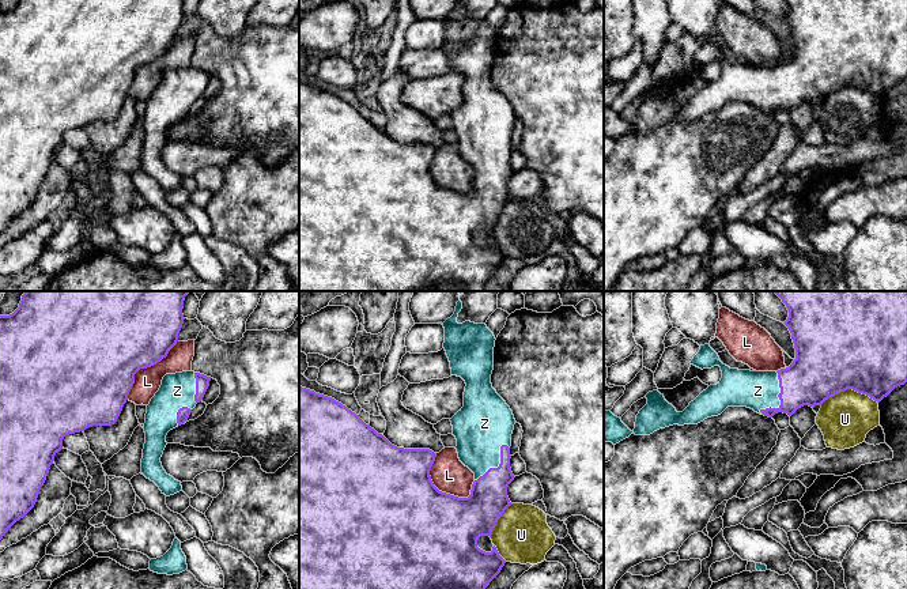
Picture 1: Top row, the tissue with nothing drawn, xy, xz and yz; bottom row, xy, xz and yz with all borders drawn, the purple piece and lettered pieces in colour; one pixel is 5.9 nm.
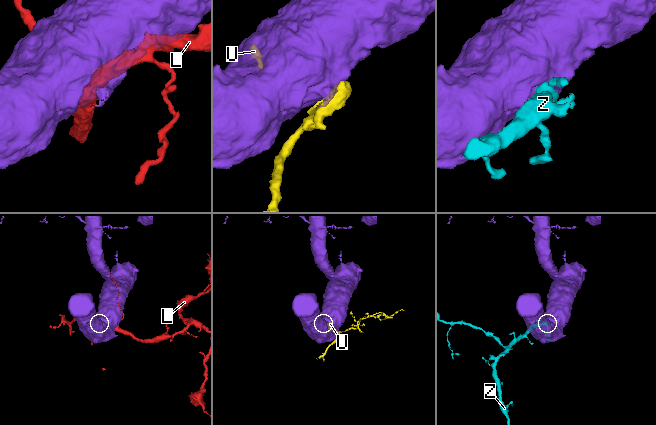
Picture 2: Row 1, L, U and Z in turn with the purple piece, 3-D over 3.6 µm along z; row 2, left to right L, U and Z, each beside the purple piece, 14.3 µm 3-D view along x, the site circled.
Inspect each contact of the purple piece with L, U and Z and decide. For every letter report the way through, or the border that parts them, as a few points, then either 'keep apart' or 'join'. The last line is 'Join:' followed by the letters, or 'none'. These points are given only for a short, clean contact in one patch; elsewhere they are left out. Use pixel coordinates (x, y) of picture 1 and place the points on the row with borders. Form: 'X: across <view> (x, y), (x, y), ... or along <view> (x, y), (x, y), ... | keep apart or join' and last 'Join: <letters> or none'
L: keep apart
U: keep apart
Z: across yz (815, 376), (779, 399), (773, 392), (758, 391) | join
Join: Z

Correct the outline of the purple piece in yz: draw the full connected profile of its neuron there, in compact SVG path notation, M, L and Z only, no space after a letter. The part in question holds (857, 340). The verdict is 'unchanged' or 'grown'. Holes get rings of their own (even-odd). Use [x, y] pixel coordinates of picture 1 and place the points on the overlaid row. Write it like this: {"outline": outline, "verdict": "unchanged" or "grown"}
{"outline": "M774 291L782 302L786 305L789 310L789 317L785 321L785 325L789 328L791 333L791 339L795 348L795 359L793 363L778 371L751 371L751 370L738 370L730 369L723 365L718 356L718 354L710 347L710 344L700 346L699 352L691 360L691 365L699 369L711 369L714 366L719 366L722 371L722 378L717 385L710 385L706 390L703 390L689 405L683 411L677 412L676 408L669 404L664 394L658 390L649 392L646 394L647 404L639 411L636 415L635 428L631 431L620 418L615 416L611 411L604 411L604 442L612 442L613 445L620 441L628 438L632 433L635 435L650 435L660 428L665 428L673 424L684 426L684 424L698 424L707 418L721 415L728 407L747 407L753 409L755 412L772 418L778 412L787 414L791 416L798 408L804 405L815 407L821 405L829 397L844 392L847 389L853 389L858 393L866 394L874 401L880 403L884 397L887 397L895 388L904 385L907 382L907 291Z", "verdict": "grown"}

